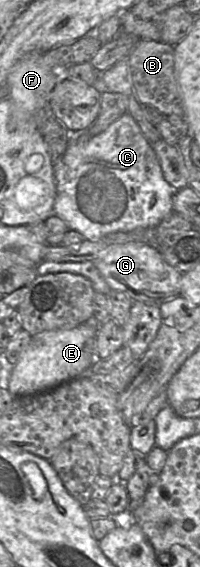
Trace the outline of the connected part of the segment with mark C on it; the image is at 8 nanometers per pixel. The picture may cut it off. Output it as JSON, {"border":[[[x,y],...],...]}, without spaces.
{"border":[[[129,113],[86,142],[70,140],[63,156],[53,163],[53,172],[56,184],[53,213],[86,240],[99,241],[111,233],[155,227],[173,212],[172,197],[176,190],[164,179],[156,153]]]}

